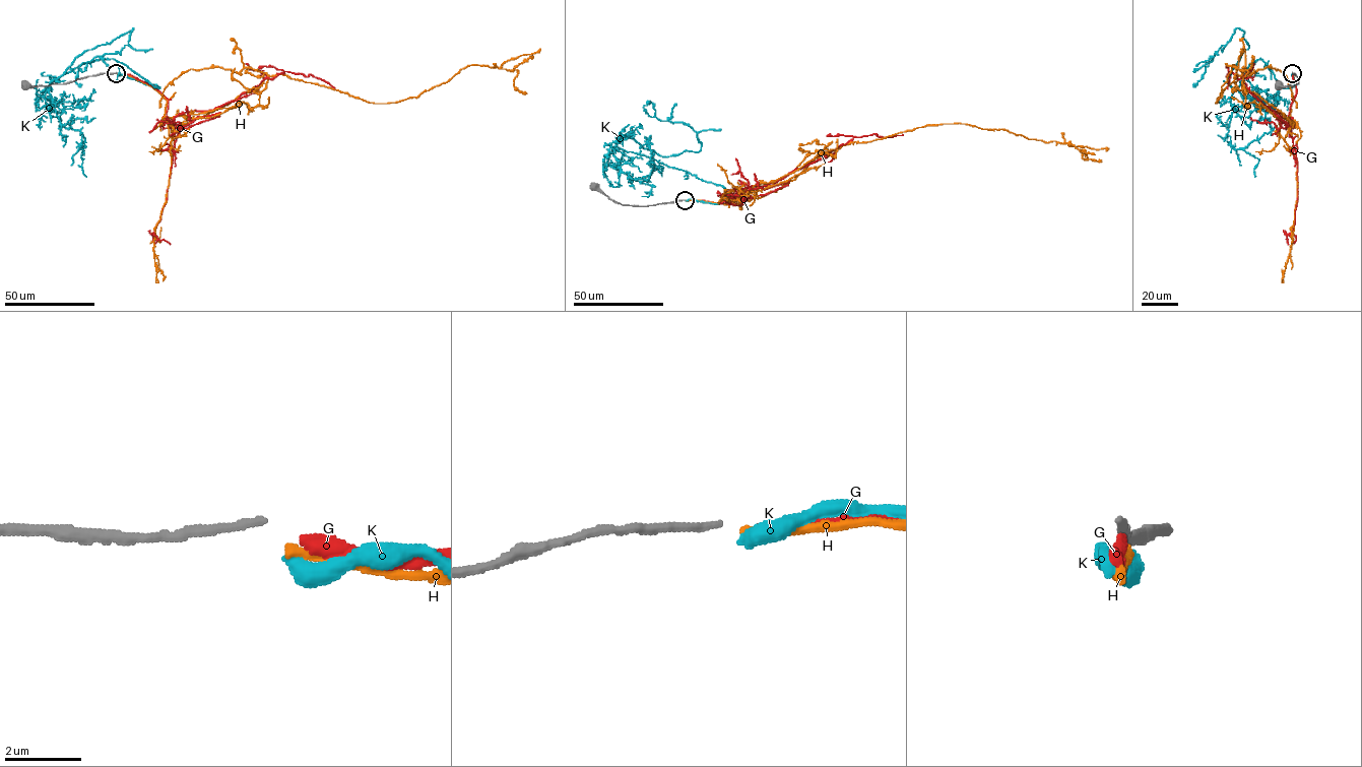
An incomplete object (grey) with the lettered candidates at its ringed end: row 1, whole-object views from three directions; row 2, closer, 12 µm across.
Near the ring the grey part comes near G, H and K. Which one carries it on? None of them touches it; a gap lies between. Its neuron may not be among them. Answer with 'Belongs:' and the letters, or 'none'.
Belongs: none

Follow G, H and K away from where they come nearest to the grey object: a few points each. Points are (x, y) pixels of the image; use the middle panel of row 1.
G: (686, 200), (731, 203), (741, 189), (776, 183), (853, 137), (903, 134)
H: (686, 200), (729, 203), (740, 190), (774, 181), (822, 151), (943, 123), (1001, 129), (1095, 154)
K: (686, 200), (727, 192), (617, 146), (701, 149), (649, 101)

